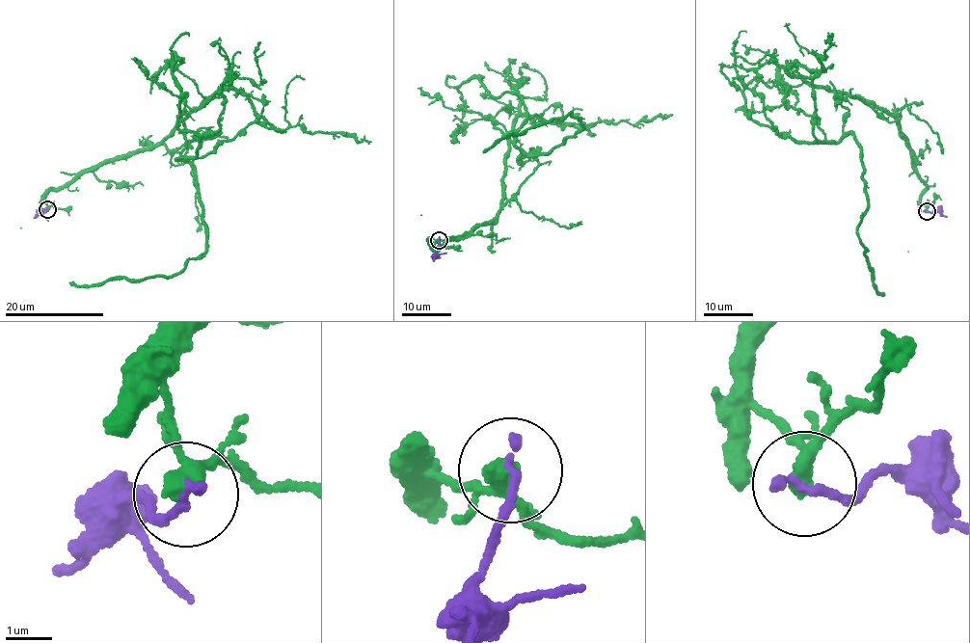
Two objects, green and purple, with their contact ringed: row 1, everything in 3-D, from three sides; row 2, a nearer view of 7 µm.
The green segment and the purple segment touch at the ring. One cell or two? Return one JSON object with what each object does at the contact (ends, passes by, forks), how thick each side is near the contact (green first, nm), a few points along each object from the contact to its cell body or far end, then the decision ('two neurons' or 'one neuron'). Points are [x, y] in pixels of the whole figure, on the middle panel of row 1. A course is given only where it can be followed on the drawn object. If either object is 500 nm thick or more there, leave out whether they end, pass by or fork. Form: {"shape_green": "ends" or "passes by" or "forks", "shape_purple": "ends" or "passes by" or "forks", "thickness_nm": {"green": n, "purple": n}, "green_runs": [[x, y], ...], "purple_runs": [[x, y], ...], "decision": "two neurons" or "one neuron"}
{"shape_green": "passes by", "shape_purple": "ends", "thickness_nm": {"green": 340, "purple": 240}, "green_runs": [[439, 240], [511, 199], [537, 163], [521, 151], [583, 126], [572, 112], [482, 151]], "purple_runs": [[439, 240], [433, 261]], "decision": "two neurons"}

